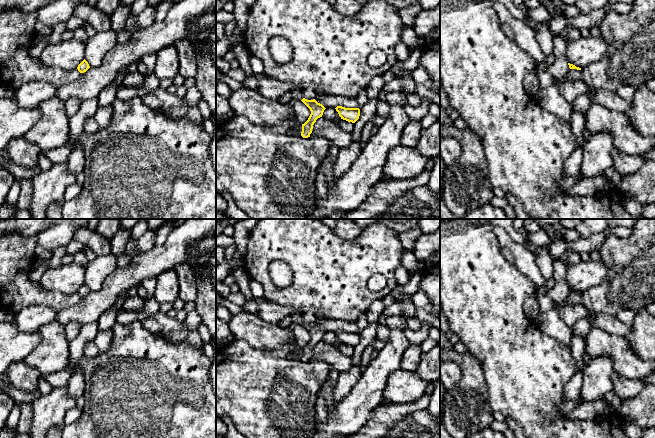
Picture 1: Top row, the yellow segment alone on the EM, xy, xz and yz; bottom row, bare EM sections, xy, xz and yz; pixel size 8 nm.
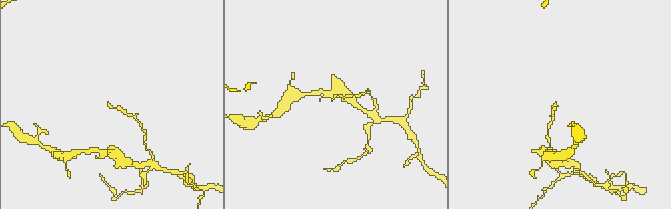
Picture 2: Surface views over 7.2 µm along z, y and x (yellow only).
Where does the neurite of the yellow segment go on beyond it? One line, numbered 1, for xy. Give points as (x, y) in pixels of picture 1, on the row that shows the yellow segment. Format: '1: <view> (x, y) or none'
1: none

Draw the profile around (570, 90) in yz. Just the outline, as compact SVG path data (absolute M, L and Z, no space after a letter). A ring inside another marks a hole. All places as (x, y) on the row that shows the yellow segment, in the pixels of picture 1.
M579 79L565 81L559 85L560 95L569 103L588 92L587 84Z

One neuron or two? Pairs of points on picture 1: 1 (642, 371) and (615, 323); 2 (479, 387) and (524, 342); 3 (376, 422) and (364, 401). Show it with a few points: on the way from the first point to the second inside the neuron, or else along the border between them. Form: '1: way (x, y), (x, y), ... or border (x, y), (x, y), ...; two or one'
1: border (601, 329), (624, 337); two
2: border (478, 358), (486, 384), (489, 404); two
3: border (380, 404), (373, 411), (371, 418), (361, 427); two

